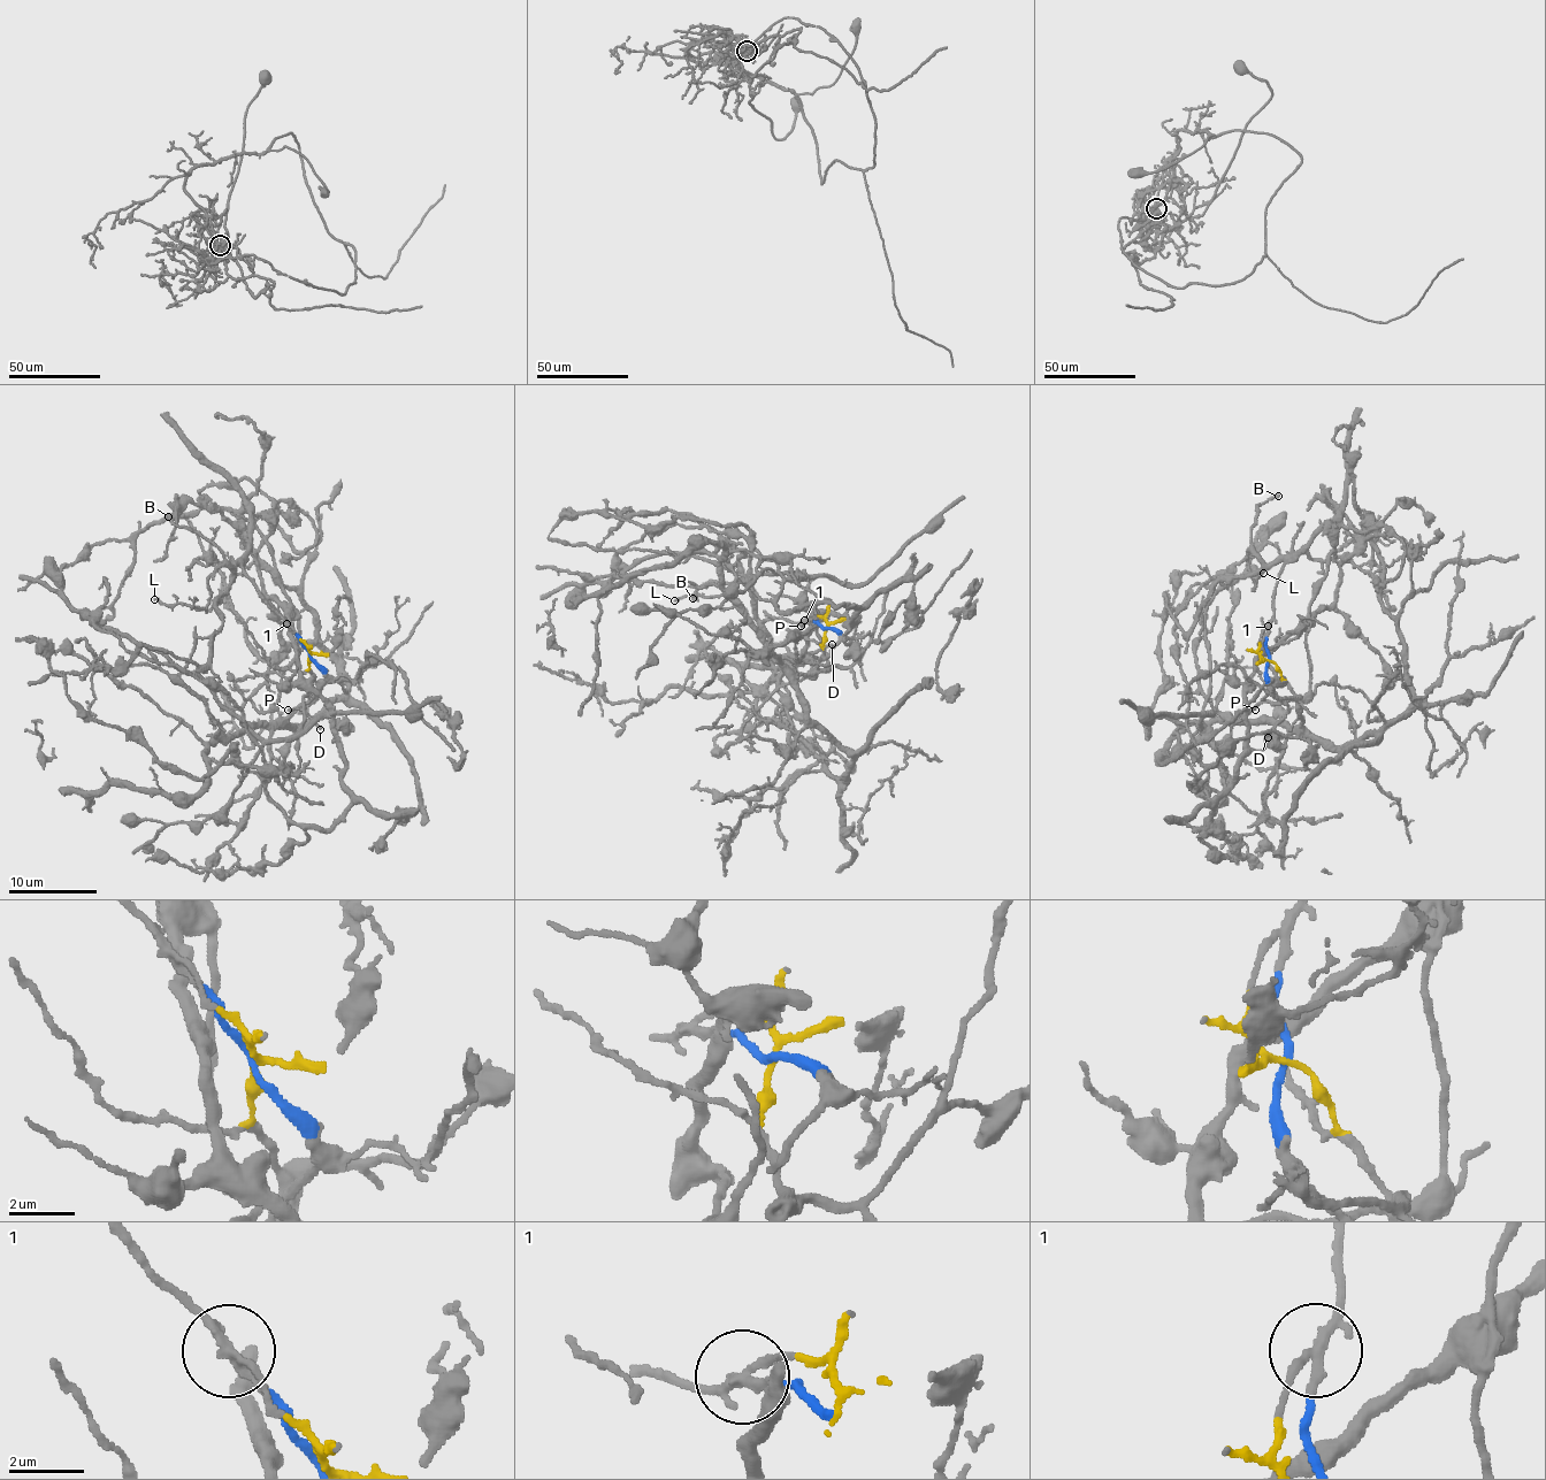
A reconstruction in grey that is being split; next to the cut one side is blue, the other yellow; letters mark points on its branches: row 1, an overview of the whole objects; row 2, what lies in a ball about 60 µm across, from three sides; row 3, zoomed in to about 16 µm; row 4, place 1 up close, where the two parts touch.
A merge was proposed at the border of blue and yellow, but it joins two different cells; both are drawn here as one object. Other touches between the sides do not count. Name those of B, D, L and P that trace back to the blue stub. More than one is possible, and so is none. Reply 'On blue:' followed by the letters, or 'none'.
On blue: B, D, L, P

